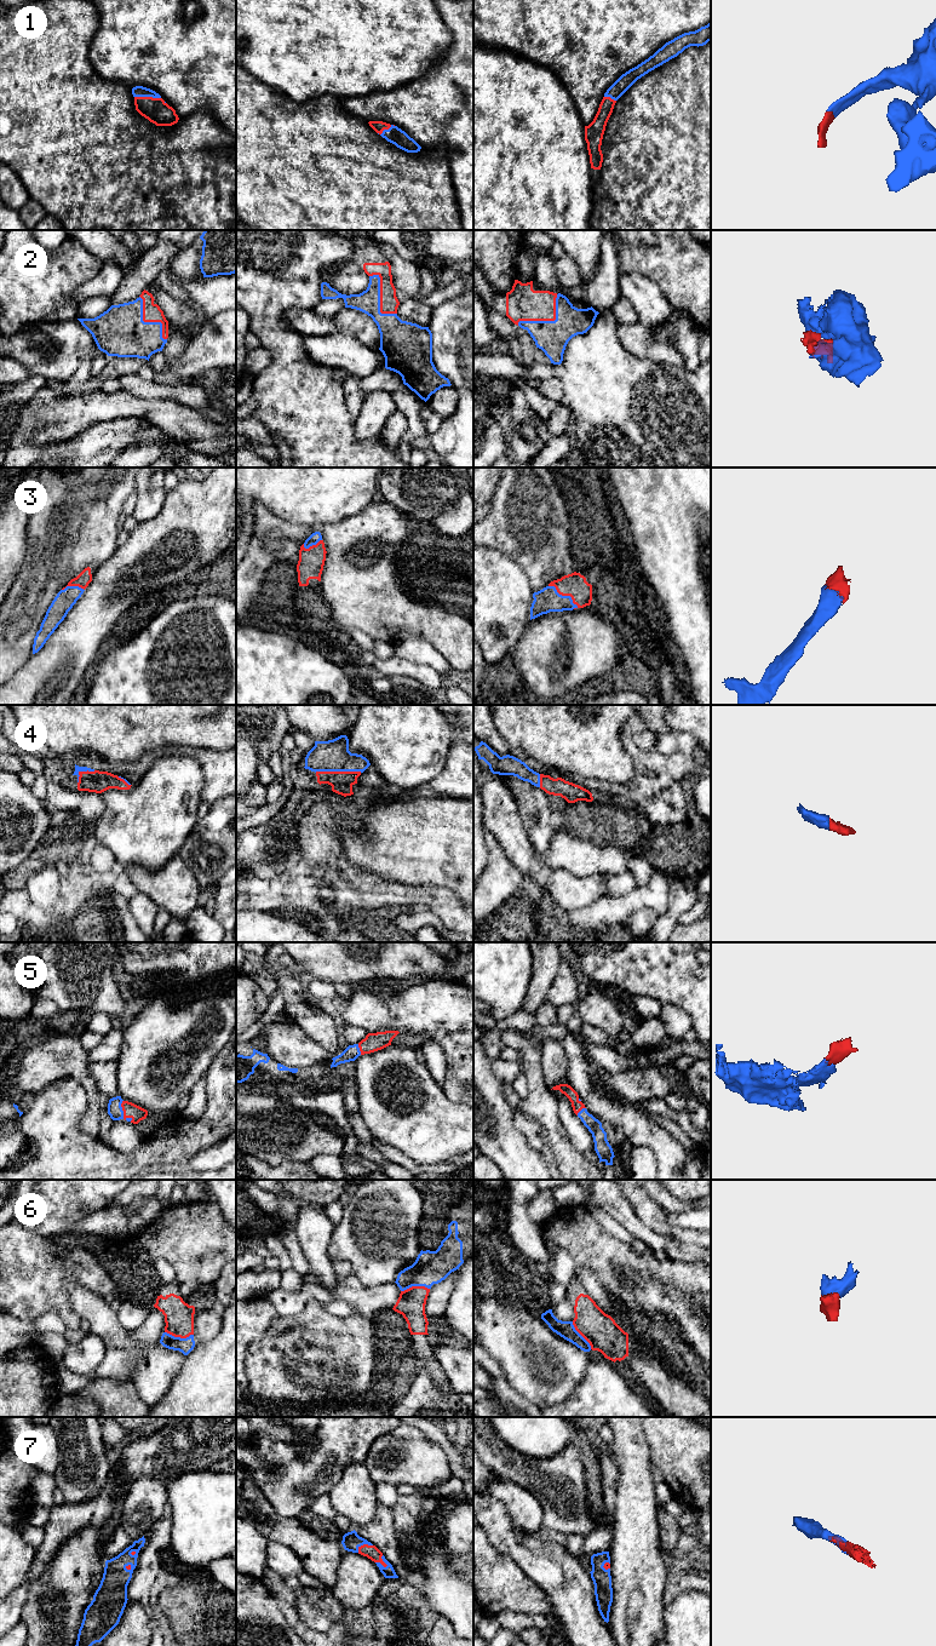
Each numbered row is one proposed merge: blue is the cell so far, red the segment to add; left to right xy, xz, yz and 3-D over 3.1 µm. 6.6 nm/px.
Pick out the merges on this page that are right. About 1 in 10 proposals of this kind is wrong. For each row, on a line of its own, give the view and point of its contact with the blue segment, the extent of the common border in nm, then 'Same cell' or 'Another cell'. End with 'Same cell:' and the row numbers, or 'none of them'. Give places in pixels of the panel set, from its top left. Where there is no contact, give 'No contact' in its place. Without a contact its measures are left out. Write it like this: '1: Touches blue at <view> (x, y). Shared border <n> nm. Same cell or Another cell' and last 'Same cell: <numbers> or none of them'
1: Touches blue at xy (148, 96). Shared border 180 nm. Same cell
2: Touches blue at yz (547, 321). Shared border 340 nm. Same cell
3: Touches blue at yz (564, 596). Shared border 240 nm. Same cell
4: Touches blue at xz (338, 770). Shared border 320 nm. Same cell
5: Touches blue at xy (122, 1113). Shared border 160 nm. Same cell
6: Touches blue at xy (179, 1337). Shared border 190 nm. Same cell
7: Touches blue at xz (383, 1560). Shared border 90 nm. Same cell
Same cell: 1, 2, 3, 4, 5, 6, 7

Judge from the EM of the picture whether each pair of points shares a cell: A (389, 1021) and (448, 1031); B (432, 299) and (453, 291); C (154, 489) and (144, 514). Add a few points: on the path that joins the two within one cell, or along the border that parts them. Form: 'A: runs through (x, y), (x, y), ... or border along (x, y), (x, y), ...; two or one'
A: runs through (403, 1021), (434, 1021); one
B: runs through (437, 297), (448, 292); one
C: runs through (150, 495), (147, 508); one

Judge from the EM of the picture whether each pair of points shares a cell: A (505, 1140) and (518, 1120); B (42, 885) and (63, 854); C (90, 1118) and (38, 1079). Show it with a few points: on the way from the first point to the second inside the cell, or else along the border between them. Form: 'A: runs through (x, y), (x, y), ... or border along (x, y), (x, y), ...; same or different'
A: border along (512, 1110), (512, 1124), (532, 1148); different
B: border along (53, 865), (40, 869), (28, 879); different
C: runs through (92, 1097), (90, 1087), (74, 1071), (58, 1071); same

